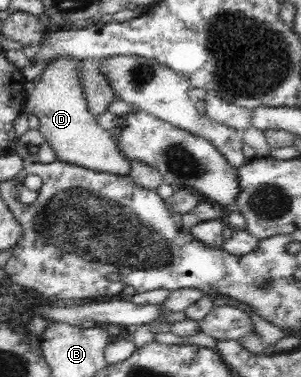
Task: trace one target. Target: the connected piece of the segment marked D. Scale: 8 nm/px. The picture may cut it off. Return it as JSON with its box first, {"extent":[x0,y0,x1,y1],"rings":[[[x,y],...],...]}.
{"extent":[25,60,131,177],"rings":[[[51,60],[48,67],[41,72],[40,81],[34,90],[28,95],[25,104],[25,111],[31,116],[36,115],[40,121],[39,130],[45,139],[56,151],[56,159],[64,161],[85,169],[97,170],[99,173],[115,173],[123,177],[130,175],[131,162],[119,151],[116,138],[112,131],[101,127],[95,116],[89,112],[89,106],[85,103],[85,94],[81,87],[81,78],[77,67],[81,65],[81,60]]]}

